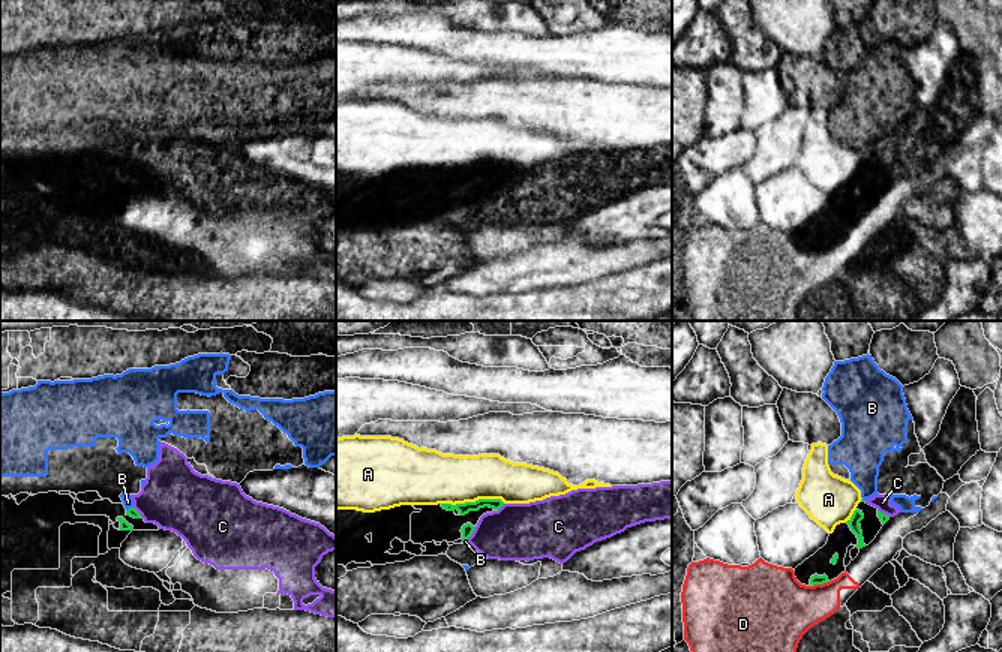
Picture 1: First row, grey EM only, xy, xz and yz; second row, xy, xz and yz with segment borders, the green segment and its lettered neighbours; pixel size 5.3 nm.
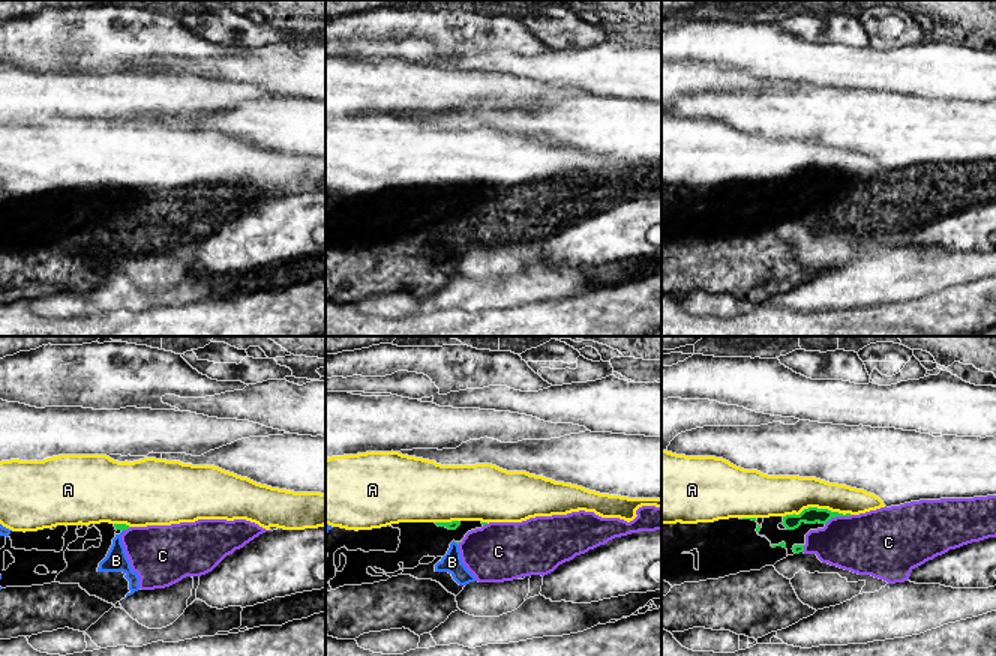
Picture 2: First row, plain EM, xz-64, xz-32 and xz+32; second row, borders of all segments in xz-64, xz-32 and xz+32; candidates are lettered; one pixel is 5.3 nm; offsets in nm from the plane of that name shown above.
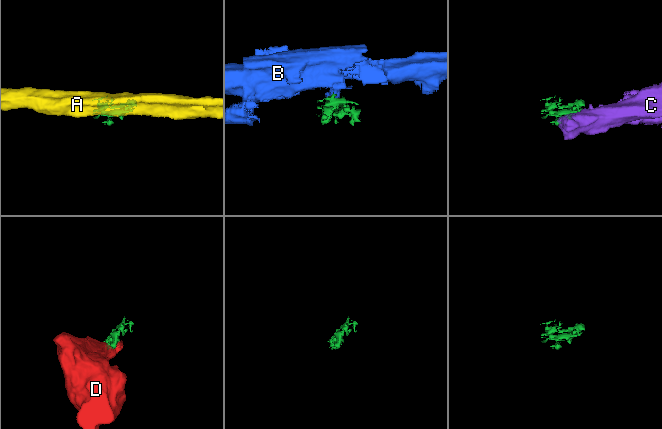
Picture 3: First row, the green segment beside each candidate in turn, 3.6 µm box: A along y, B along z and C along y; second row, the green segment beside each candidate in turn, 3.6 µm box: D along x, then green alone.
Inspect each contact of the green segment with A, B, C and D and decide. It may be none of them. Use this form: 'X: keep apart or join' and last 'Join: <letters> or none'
A: keep apart
B: keep apart
C: keep apart
D: keep apart
Join: none

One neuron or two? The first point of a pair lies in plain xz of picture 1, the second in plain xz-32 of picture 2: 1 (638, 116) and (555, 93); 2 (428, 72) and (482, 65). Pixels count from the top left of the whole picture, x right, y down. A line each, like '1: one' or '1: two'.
1: two
2: two

